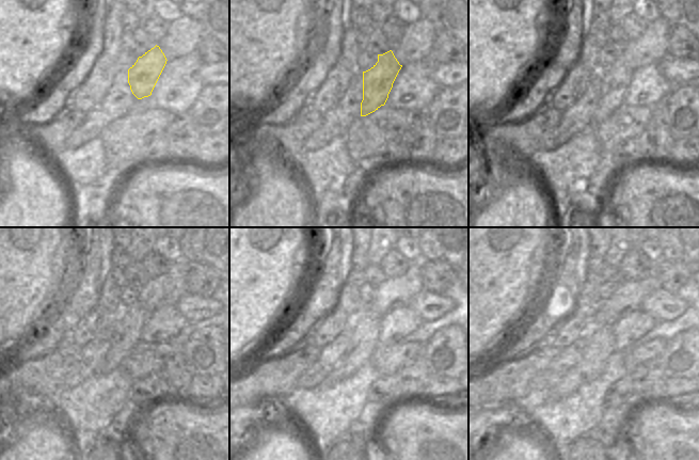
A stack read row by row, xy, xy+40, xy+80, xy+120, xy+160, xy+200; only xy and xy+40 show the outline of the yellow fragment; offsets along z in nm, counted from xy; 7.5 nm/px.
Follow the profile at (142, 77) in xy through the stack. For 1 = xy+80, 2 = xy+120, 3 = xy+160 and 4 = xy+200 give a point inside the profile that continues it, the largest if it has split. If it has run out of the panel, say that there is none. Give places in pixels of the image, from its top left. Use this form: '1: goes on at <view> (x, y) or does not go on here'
1: goes on at xy+80 (614, 81)
2: goes on at xy+120 (127, 324)
3: goes on at xy+160 (364, 332)
4: goes on at xy+200 (600, 346)

